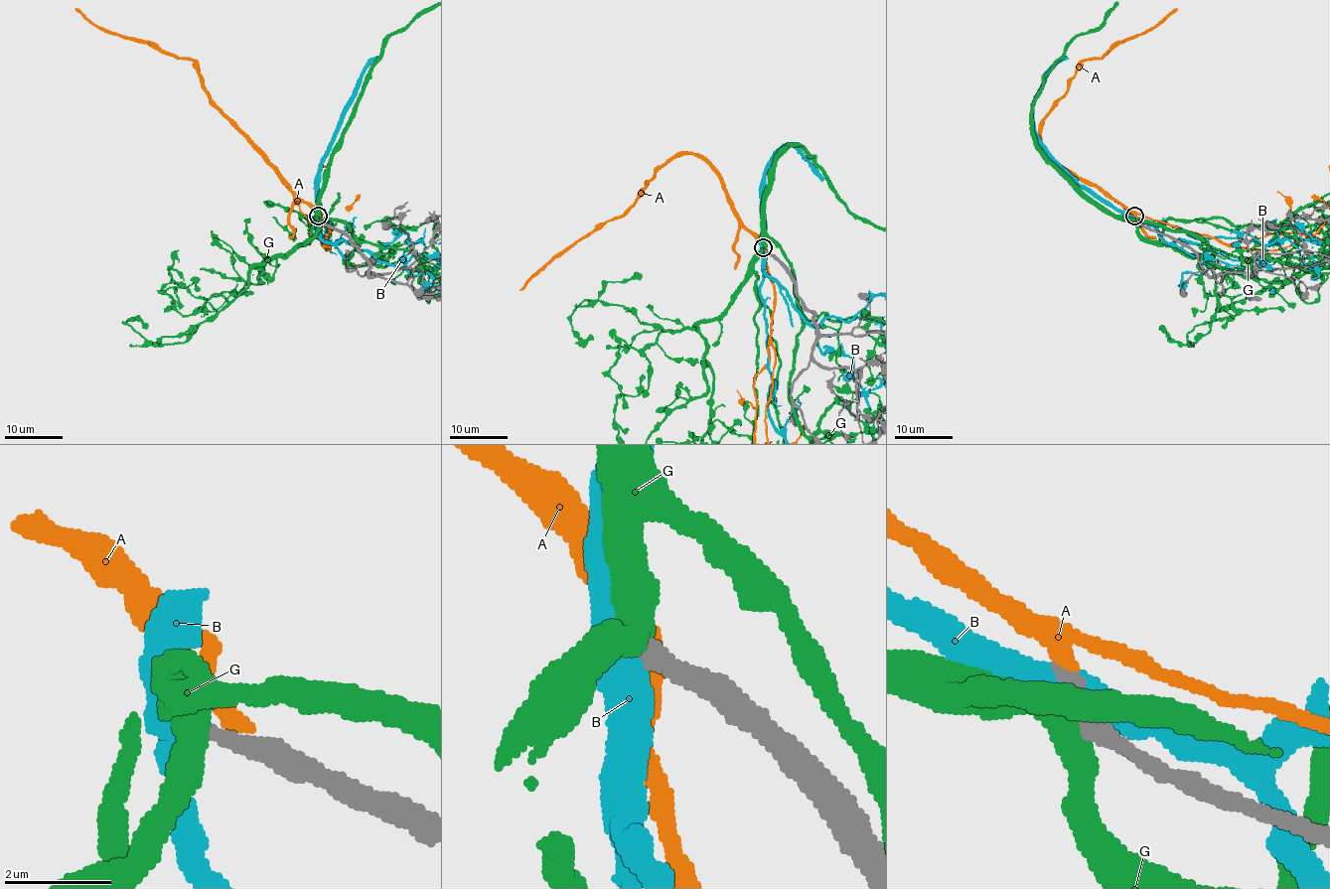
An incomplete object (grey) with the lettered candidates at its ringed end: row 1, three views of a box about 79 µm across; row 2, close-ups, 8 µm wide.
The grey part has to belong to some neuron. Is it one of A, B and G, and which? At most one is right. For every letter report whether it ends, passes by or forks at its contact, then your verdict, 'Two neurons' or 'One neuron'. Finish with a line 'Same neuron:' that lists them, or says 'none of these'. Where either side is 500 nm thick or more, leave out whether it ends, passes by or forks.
A: It passes by. One neuron
B: Two neurons
G: It passes by. Two neurons
Same neuron: A

